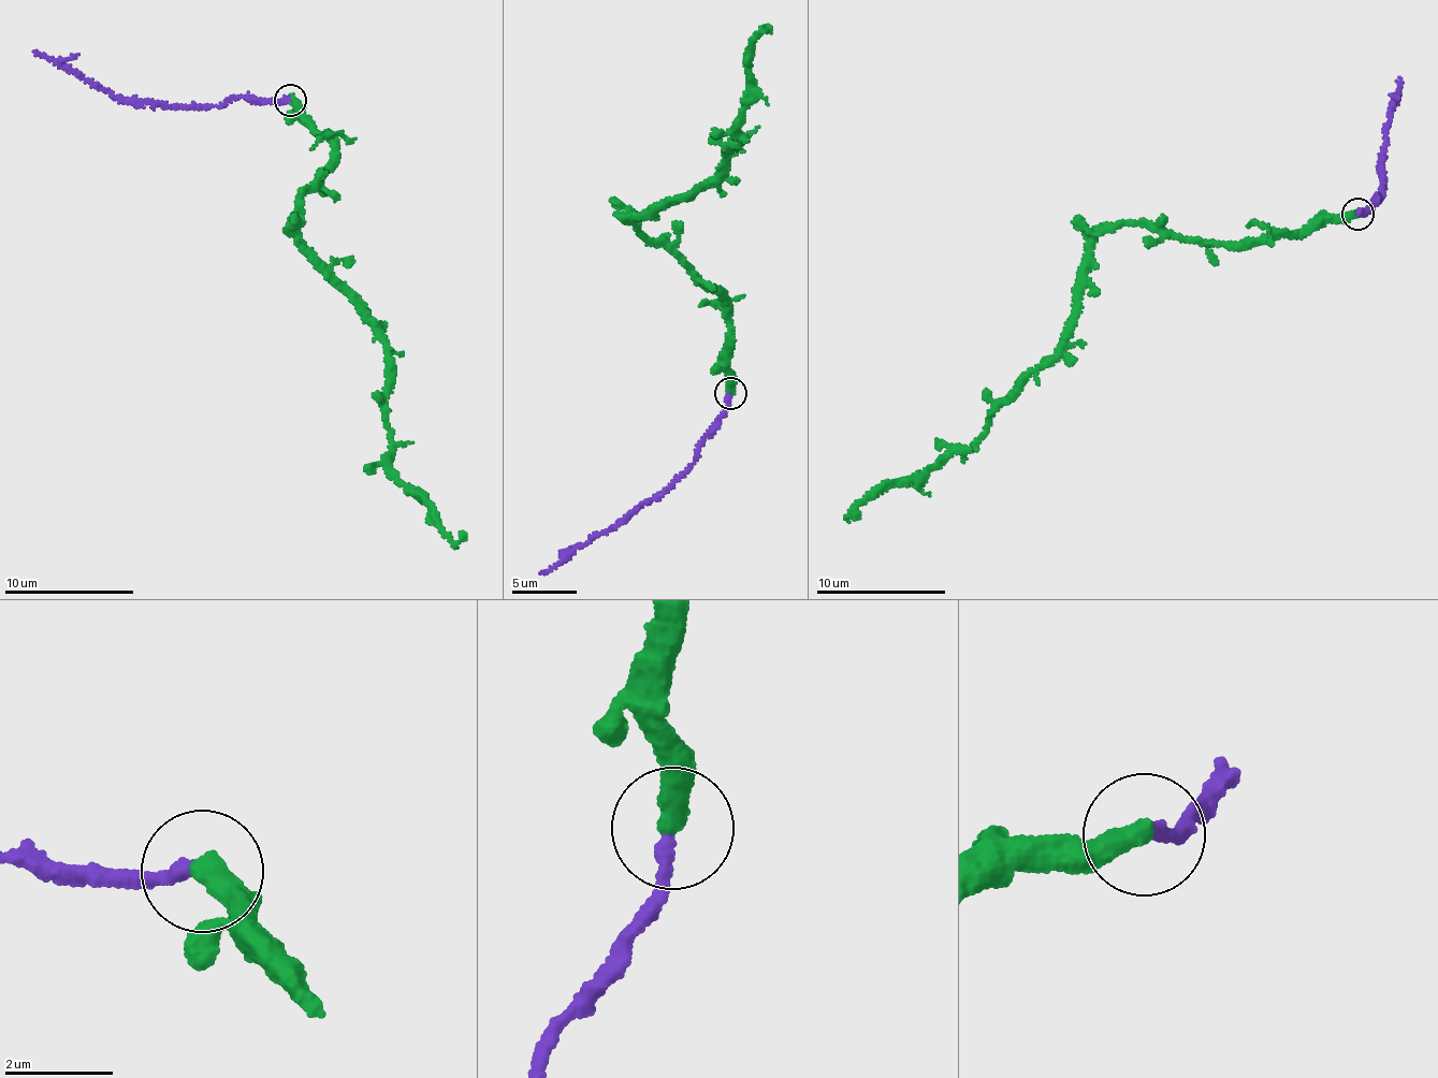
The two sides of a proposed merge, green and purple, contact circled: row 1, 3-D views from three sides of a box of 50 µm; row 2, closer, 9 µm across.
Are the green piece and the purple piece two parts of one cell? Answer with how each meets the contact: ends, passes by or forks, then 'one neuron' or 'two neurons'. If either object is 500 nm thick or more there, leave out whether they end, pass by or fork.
green ends there; purple ends there; two neurons

